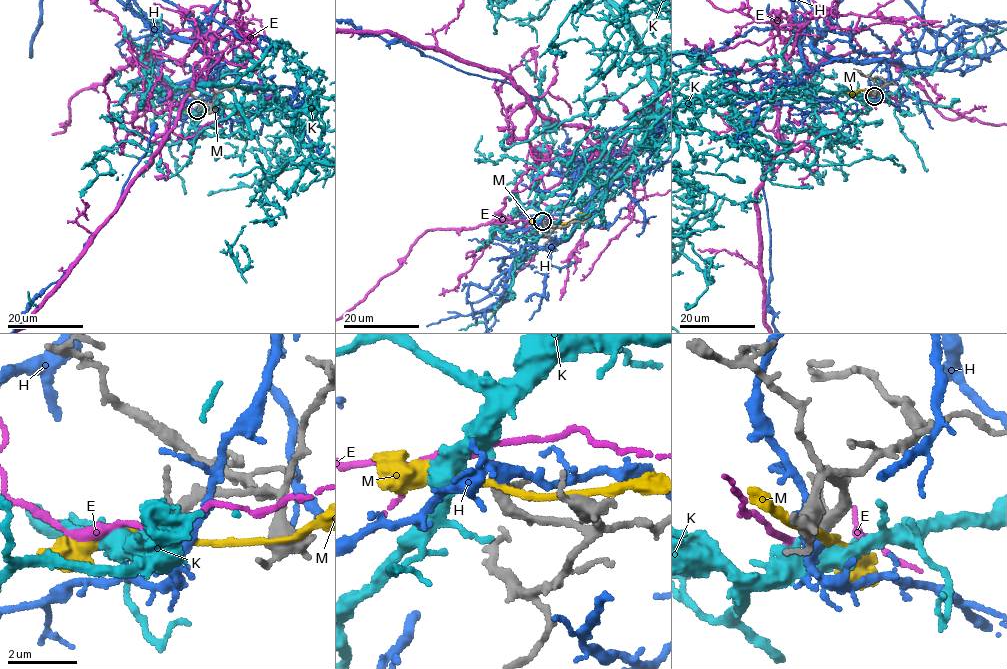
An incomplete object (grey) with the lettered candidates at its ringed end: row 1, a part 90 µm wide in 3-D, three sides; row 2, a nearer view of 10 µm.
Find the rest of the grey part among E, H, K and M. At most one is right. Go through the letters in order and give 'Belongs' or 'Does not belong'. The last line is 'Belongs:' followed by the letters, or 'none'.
E: Does not belong
H: Does not belong
K: Belongs
M: Does not belong
Belongs: K

